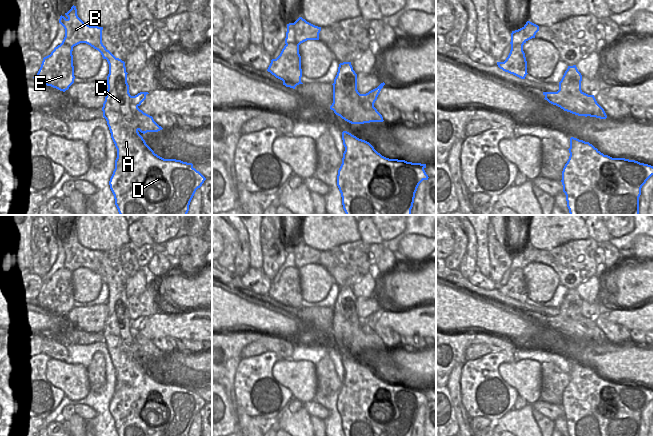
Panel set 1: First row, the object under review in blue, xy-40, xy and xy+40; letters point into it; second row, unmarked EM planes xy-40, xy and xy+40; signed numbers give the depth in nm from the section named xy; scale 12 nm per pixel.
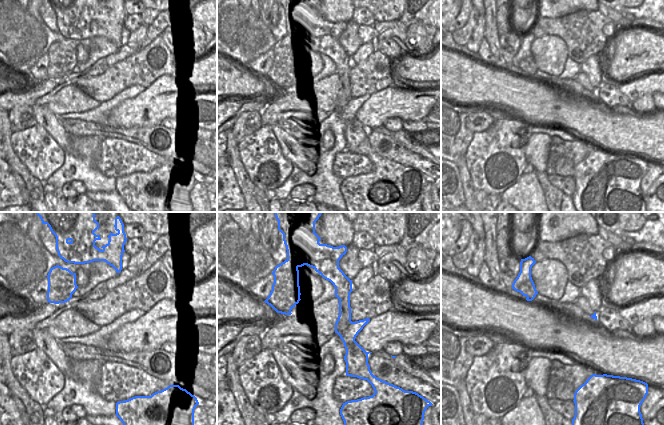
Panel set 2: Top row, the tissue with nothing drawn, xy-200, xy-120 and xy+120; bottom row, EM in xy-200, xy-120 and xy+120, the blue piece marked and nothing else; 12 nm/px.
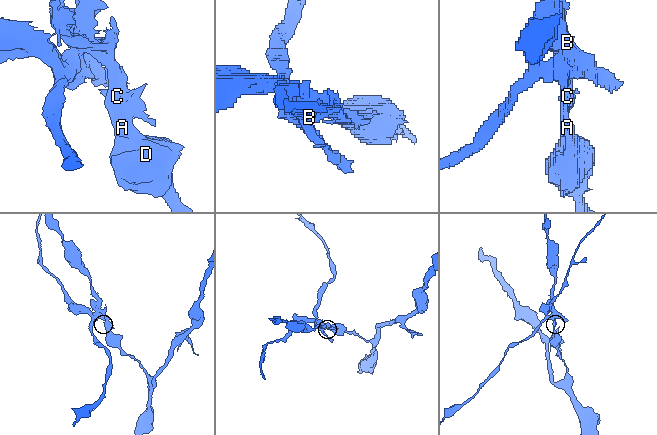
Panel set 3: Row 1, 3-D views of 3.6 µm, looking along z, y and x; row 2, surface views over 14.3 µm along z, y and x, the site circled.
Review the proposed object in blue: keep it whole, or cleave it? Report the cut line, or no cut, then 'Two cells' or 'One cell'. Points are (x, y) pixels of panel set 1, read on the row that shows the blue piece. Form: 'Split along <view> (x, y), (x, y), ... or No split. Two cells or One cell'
Split along xy (296, 36), (286, 44). Two cells.

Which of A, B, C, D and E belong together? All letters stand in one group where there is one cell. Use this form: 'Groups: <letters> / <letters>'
Groups: A B C D / E.

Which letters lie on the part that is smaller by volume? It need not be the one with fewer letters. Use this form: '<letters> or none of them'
E

